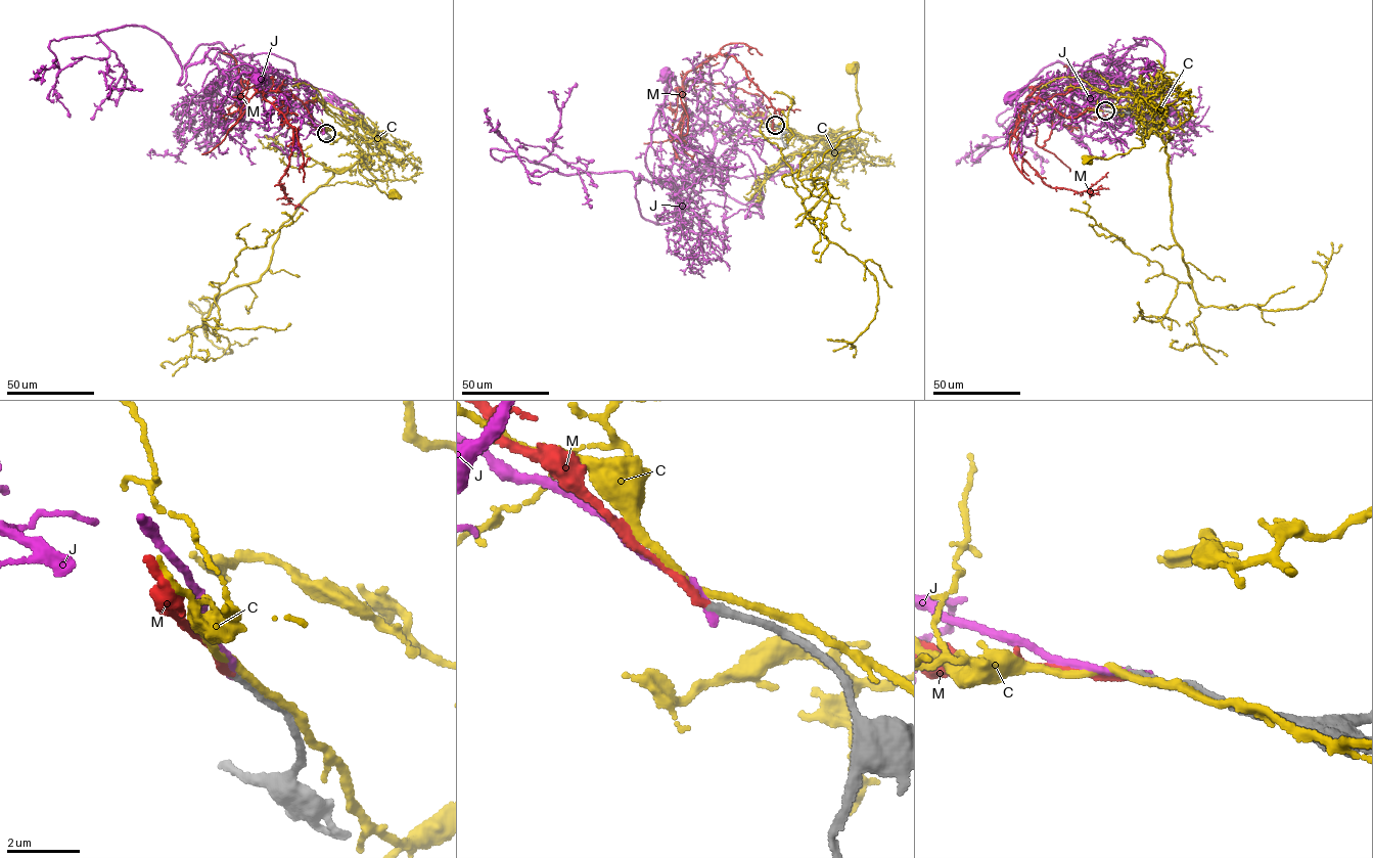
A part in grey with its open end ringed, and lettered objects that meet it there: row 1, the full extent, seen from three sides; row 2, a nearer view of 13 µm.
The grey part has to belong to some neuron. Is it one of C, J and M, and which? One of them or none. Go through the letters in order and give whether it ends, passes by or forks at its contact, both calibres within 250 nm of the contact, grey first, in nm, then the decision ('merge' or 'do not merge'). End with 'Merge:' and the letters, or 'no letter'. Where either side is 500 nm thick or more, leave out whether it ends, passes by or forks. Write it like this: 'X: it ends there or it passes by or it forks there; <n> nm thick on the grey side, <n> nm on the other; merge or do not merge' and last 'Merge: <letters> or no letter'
C: it passes by; 200 nm thick on the grey side, 190 nm on the other; do not merge
J: it ends there; 240 nm thick on the grey side, 240 nm on the other; do not merge
M: it ends there; 240 nm thick on the grey side, 200 nm on the other; merge
Merge: M

